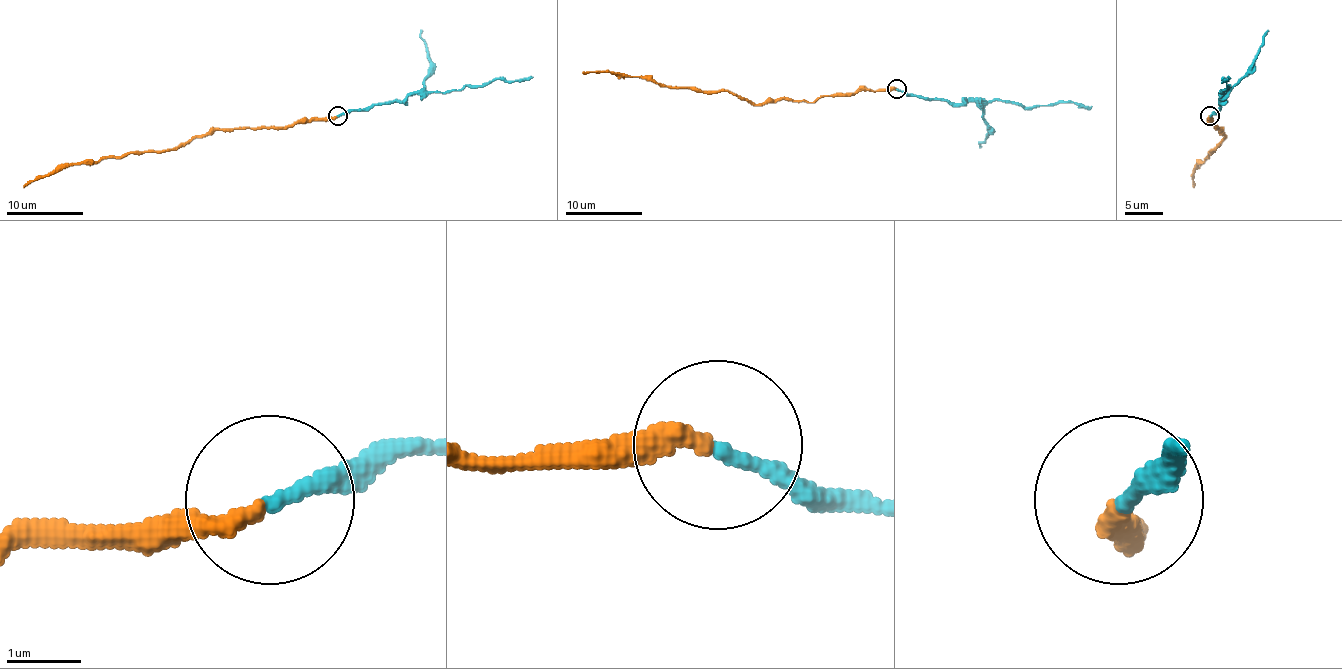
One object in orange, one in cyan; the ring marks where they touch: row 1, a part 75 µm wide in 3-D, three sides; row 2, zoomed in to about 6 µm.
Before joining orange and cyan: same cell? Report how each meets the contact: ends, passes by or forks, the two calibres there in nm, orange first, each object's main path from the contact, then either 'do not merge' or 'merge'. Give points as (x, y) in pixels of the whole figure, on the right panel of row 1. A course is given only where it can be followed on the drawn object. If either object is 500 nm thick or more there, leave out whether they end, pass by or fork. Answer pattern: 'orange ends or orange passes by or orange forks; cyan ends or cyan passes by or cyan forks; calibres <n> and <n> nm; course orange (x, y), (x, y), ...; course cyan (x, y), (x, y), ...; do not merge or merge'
orange ends; cyan ends; calibres 280 and 200 nm; course orange (1210, 117), (1216, 126), (1224, 128), (1220, 128), (1226, 136), (1207, 159), (1197, 165), (1193, 172), (1193, 188); course cyan (1210, 115), (1224, 101), (1222, 92), (1228, 86), (1224, 78), (1228, 76); merge

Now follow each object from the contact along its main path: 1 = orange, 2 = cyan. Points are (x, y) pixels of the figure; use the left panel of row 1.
1: (336, 117), (298, 120), (287, 126), (212, 128), (172, 149), (135, 151), (78, 165), (59, 165), (24, 188)
2: (338, 115), (404, 101), (413, 94), (451, 92), (467, 86), (480, 86), (497, 78), (522, 80), (532, 76)

